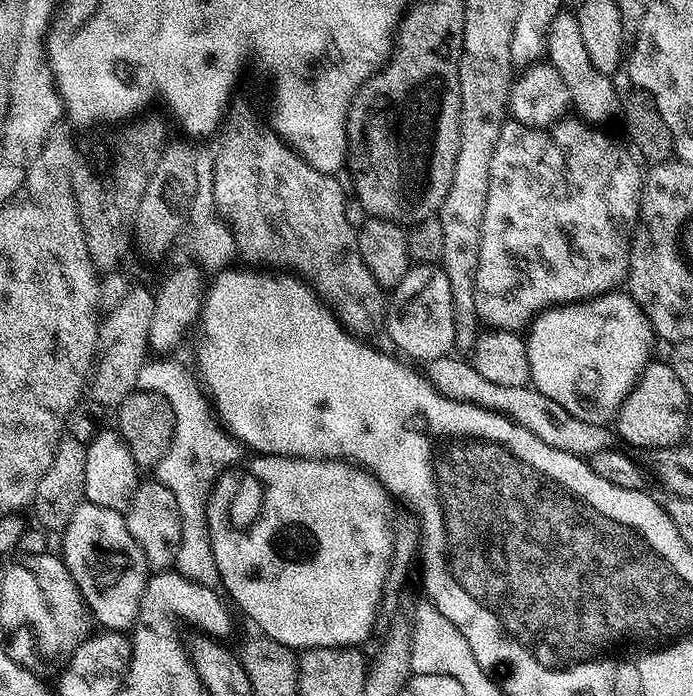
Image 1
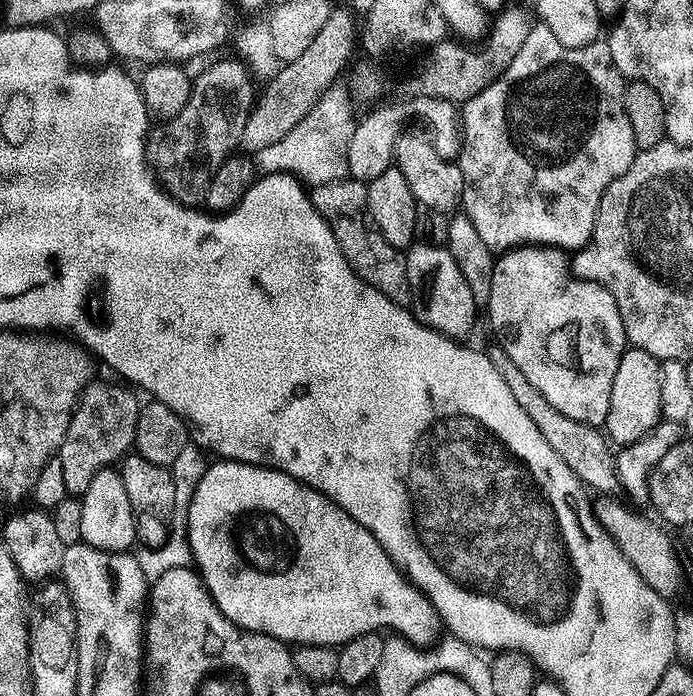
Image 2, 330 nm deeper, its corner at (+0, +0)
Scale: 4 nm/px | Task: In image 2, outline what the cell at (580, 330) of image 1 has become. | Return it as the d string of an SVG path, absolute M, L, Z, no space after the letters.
M538 244L507 249L497 259L492 271L490 294L486 301L488 320L496 331L495 338L503 345L511 361L526 374L526 379L566 418L600 428L610 410L610 390L614 390L614 374L626 347L622 318L614 298L593 280L579 280L572 275L570 256L563 248Z

